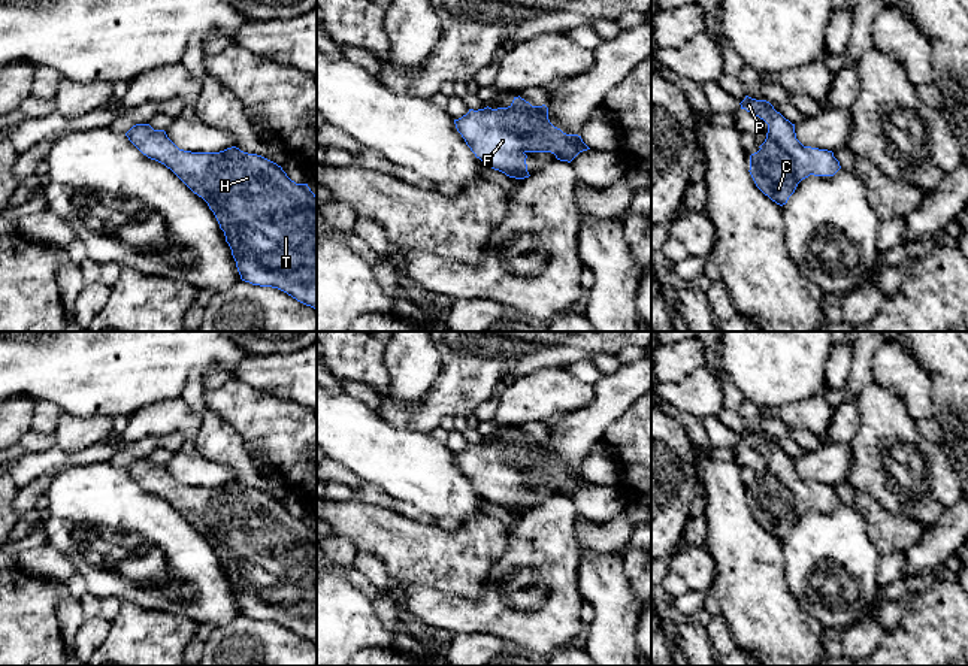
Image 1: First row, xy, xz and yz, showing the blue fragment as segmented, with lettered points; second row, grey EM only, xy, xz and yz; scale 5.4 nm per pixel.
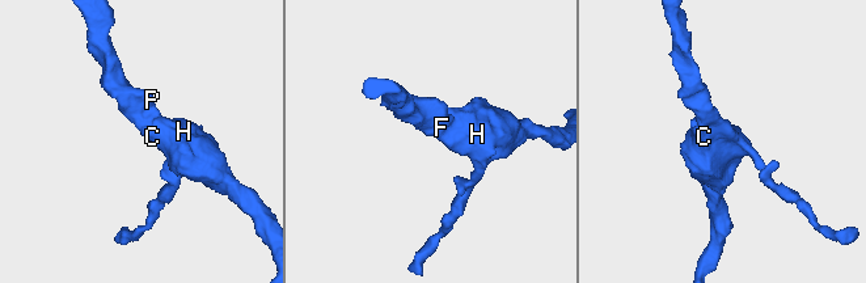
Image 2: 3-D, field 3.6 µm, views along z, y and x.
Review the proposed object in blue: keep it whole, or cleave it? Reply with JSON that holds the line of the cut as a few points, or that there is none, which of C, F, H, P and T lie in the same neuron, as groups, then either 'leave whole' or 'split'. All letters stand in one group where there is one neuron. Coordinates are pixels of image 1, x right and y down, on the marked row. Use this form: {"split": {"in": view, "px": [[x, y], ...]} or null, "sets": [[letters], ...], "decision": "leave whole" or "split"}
{"split": null, "sets": [["C", "F", "H", "P", "T"]], "decision": "leave whole"}

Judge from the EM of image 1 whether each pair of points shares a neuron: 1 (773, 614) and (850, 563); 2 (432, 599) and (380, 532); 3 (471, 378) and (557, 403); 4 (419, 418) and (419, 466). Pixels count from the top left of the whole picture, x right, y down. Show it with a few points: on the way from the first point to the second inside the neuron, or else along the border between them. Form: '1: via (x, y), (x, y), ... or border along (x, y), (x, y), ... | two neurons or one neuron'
1: border along (783, 565), (783, 580), (789, 592), (819, 623) | two neurons
2: border along (454, 598), (423, 586), (408, 586), (401, 607) | two neurons
3: border along (548, 366), (516, 378) | two neurons
4: border along (386, 420), (401, 429), (411, 429), (427, 435) | two neurons

